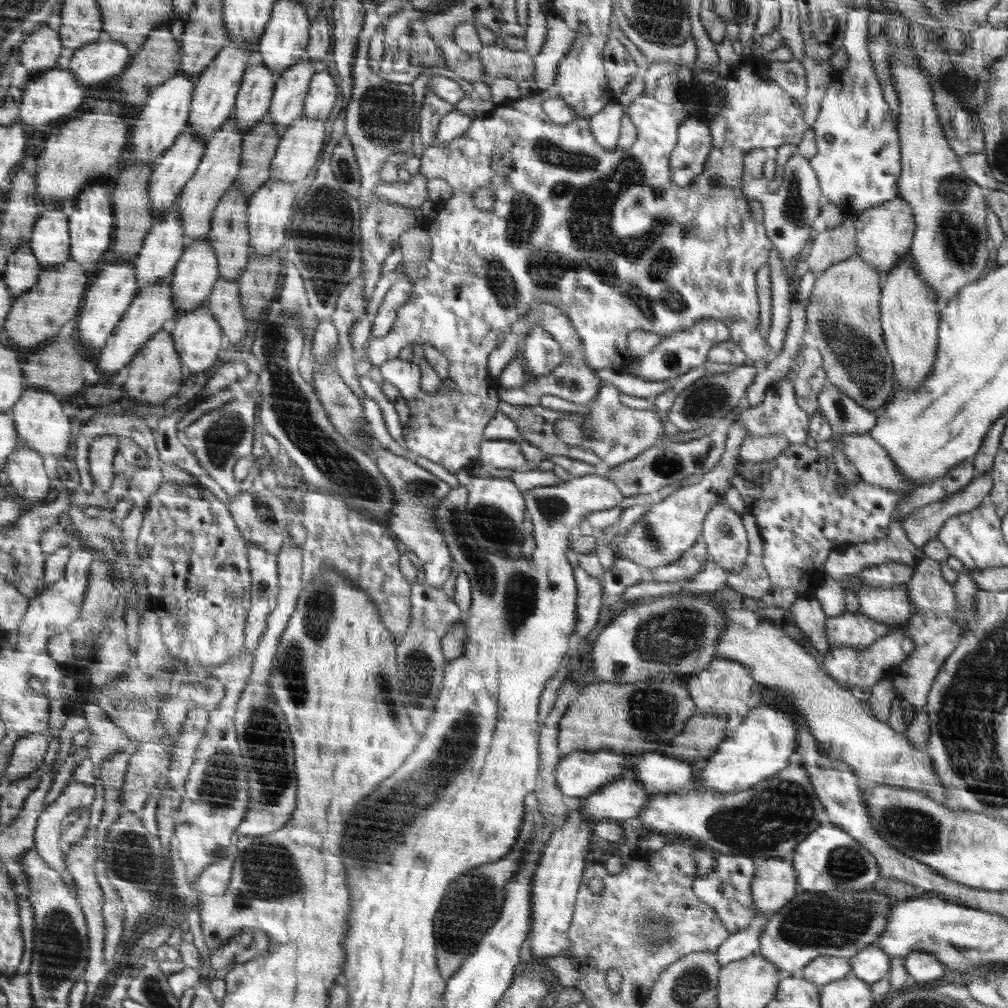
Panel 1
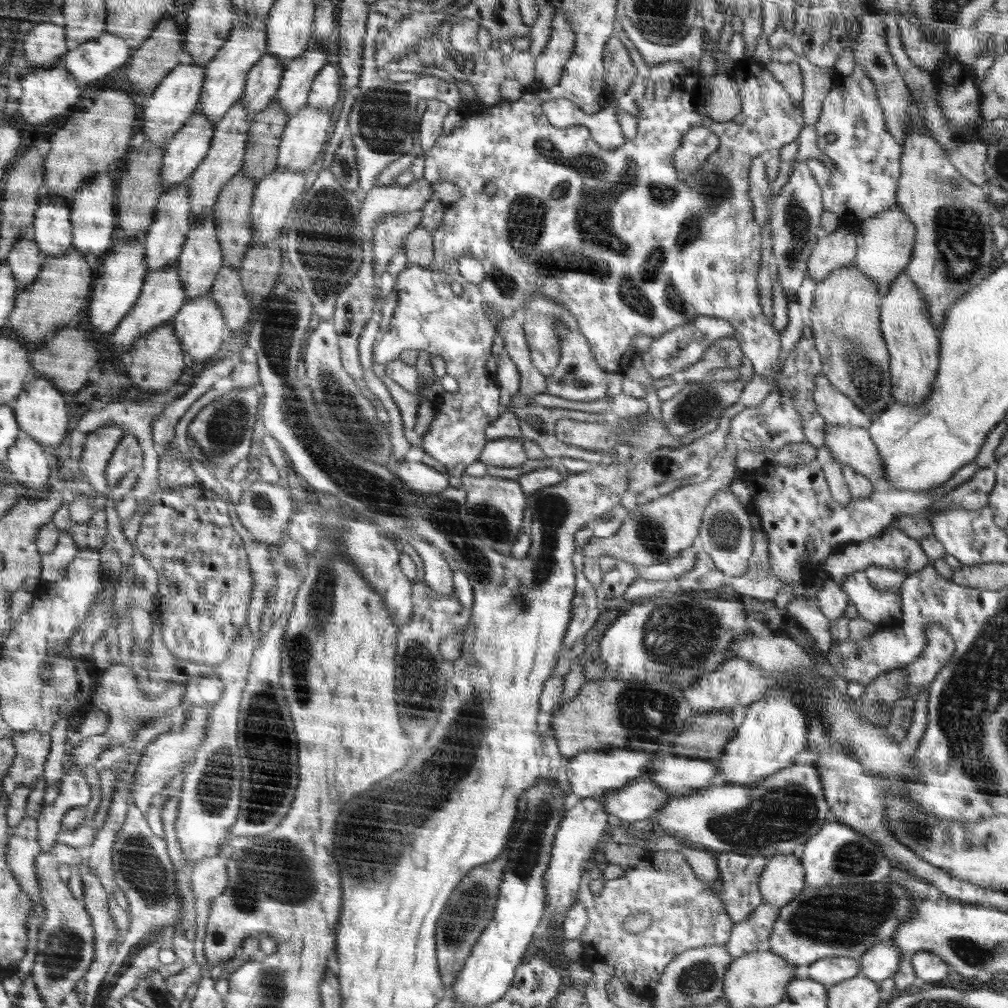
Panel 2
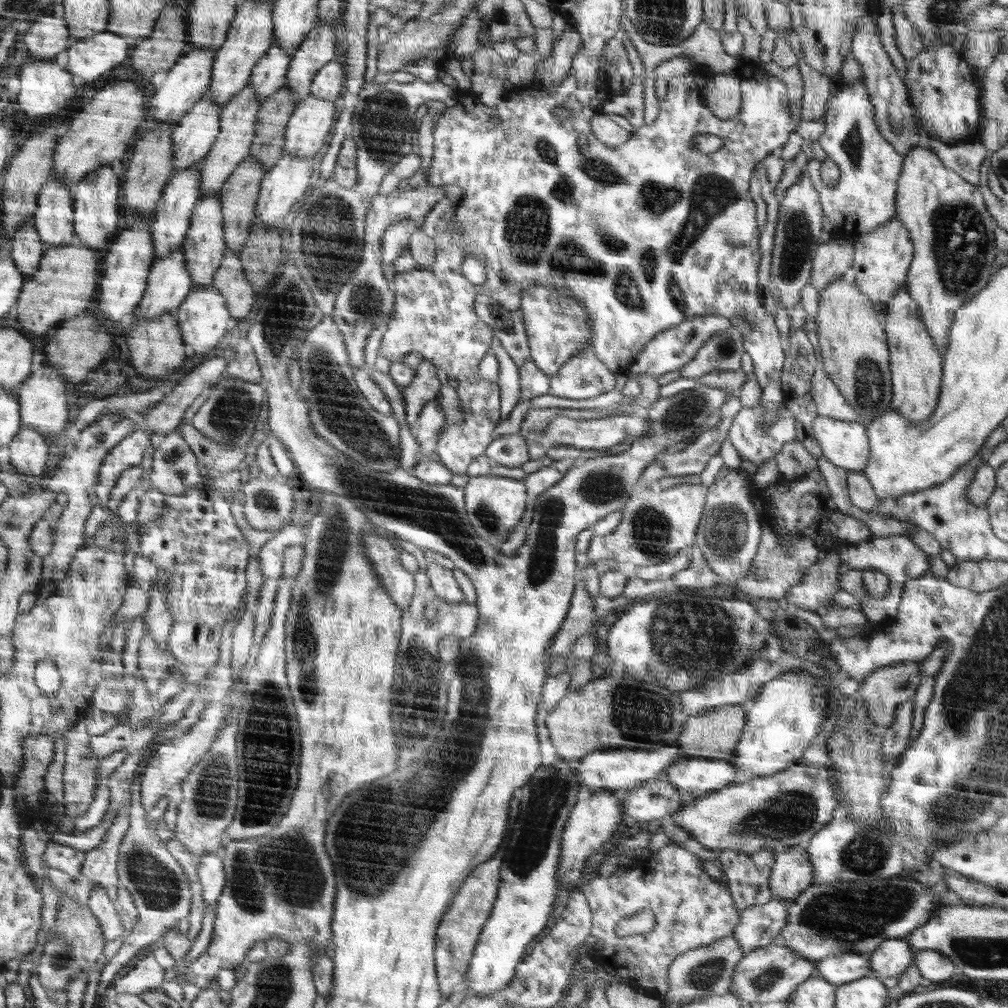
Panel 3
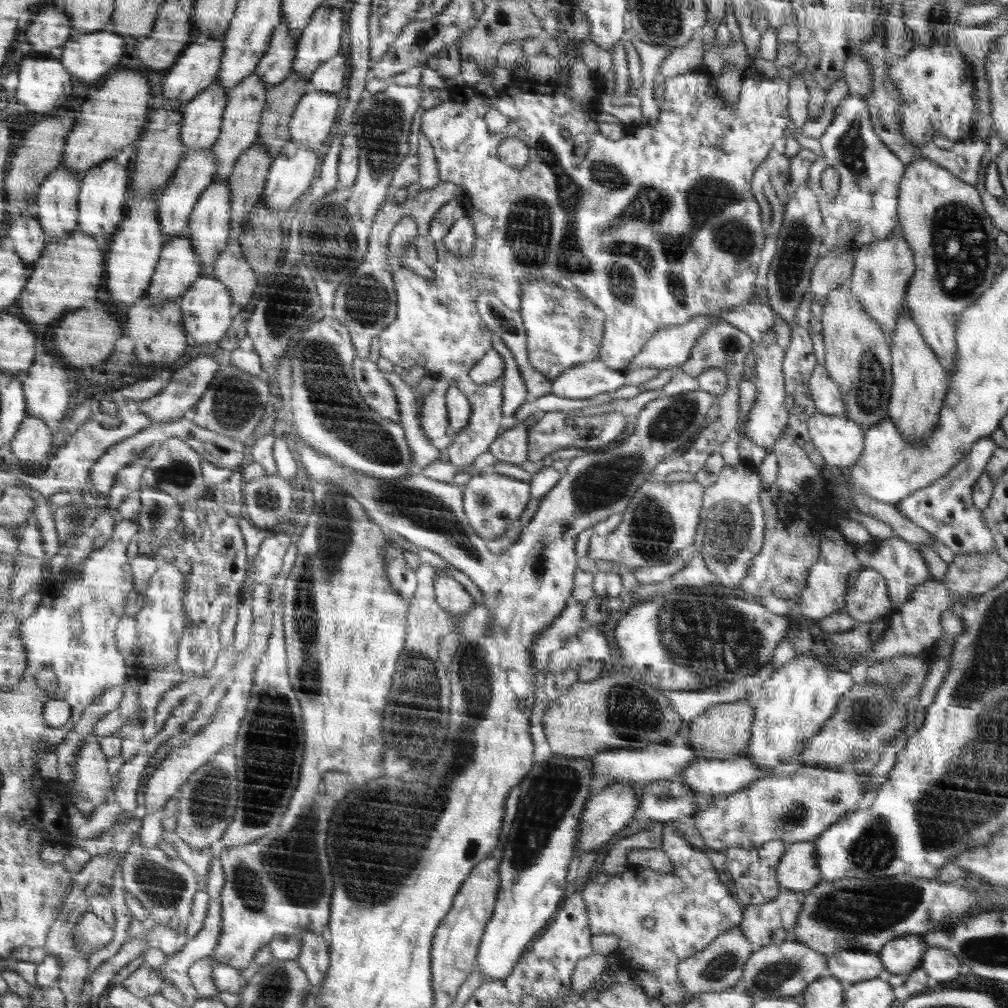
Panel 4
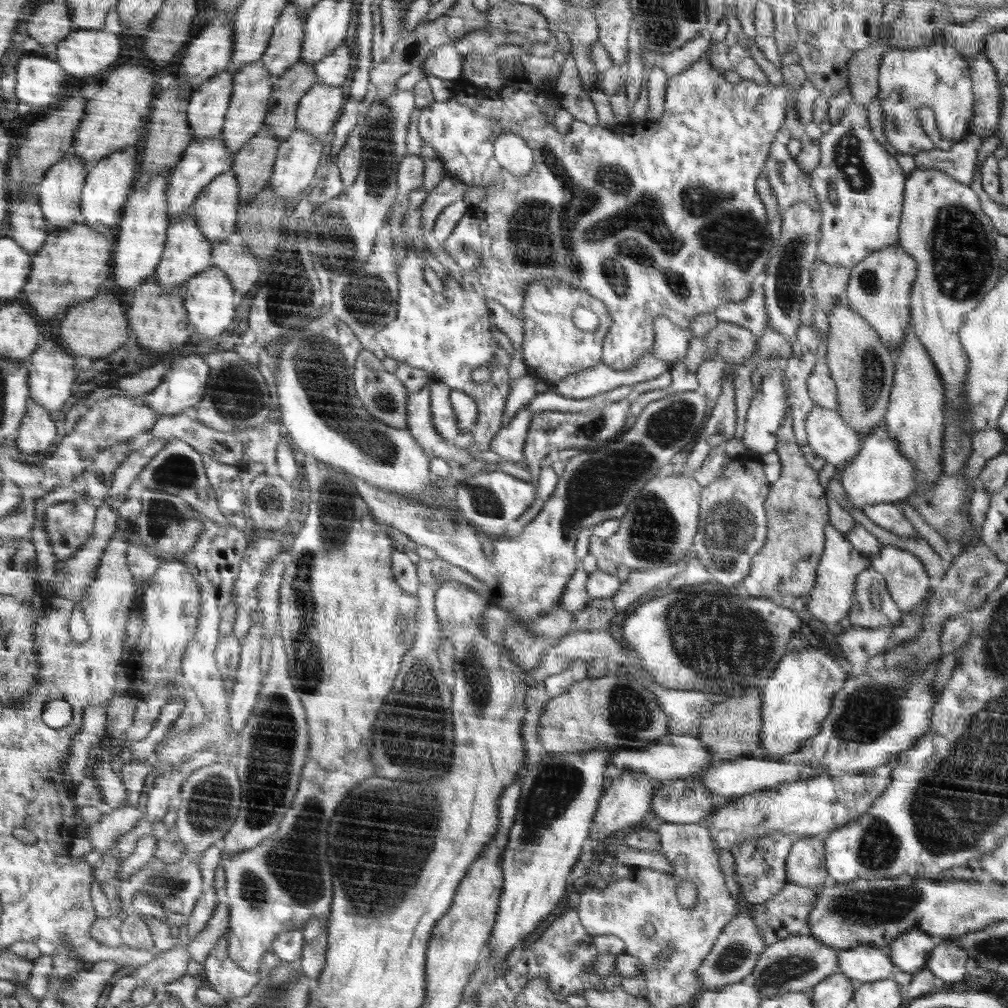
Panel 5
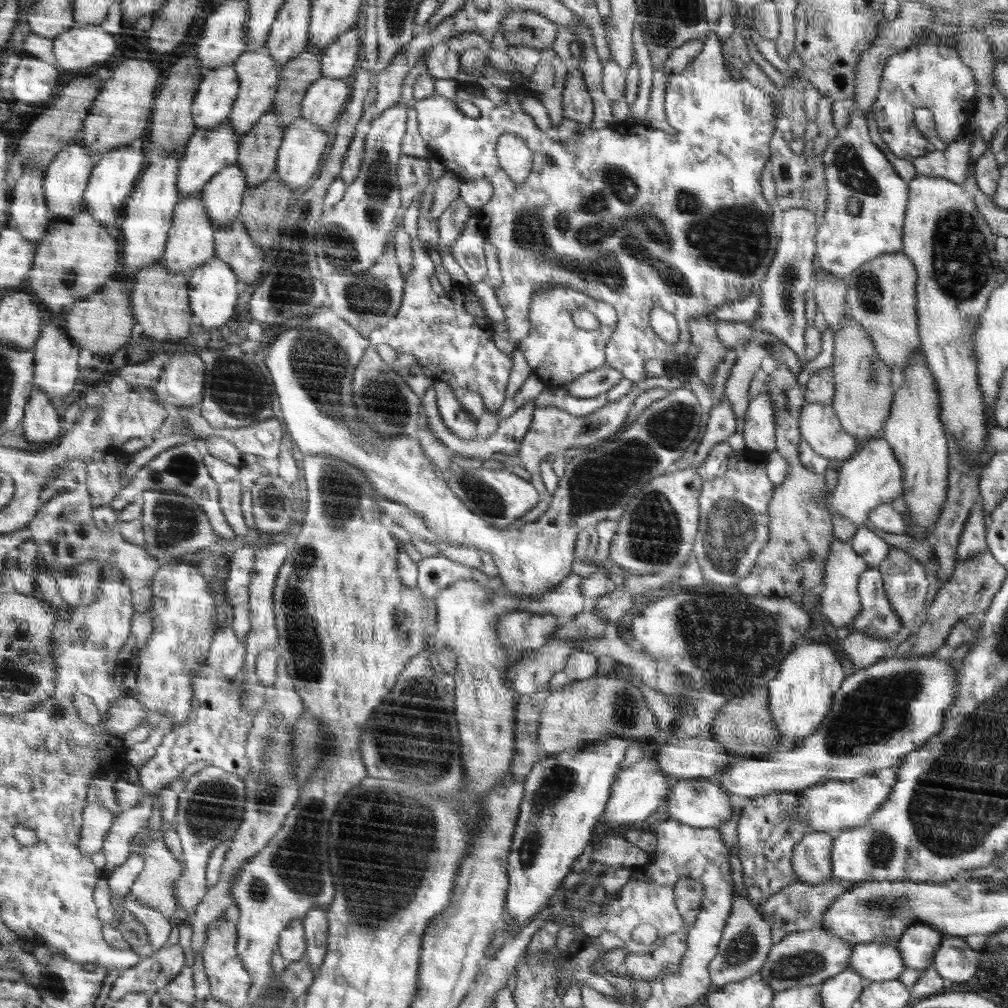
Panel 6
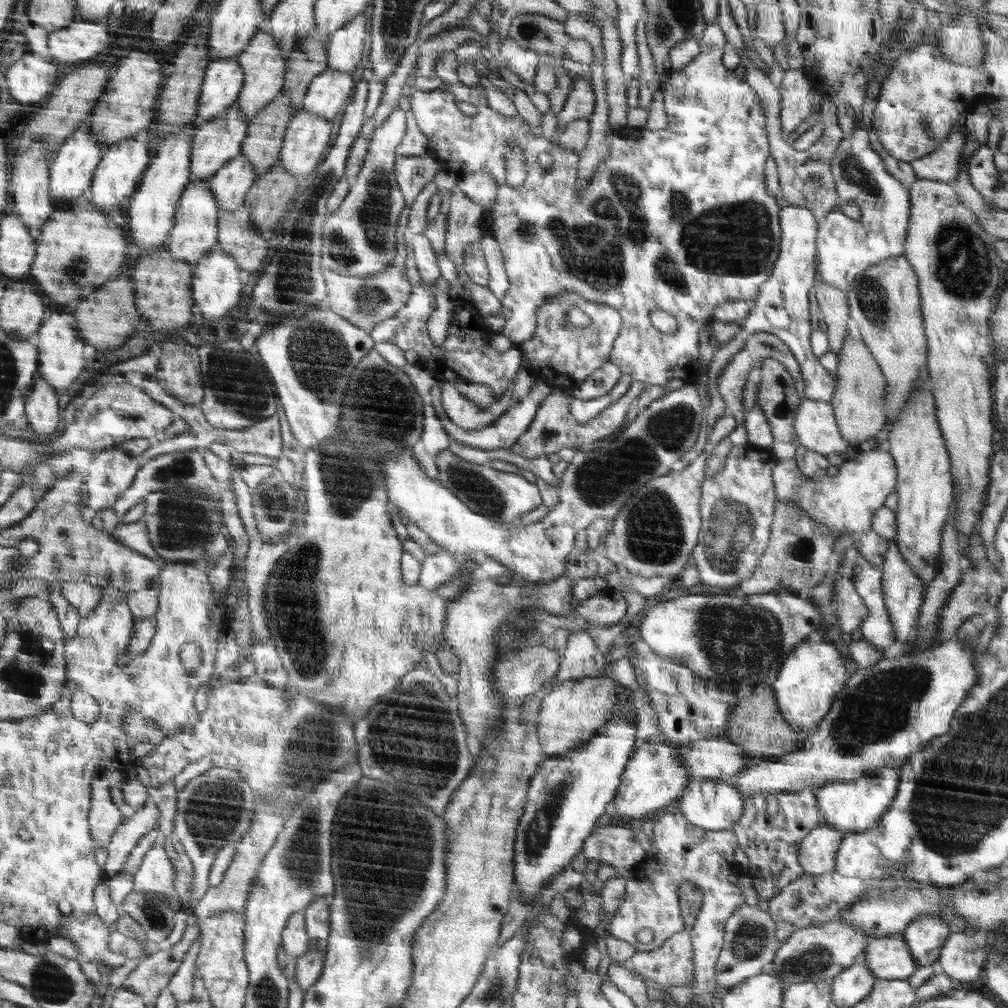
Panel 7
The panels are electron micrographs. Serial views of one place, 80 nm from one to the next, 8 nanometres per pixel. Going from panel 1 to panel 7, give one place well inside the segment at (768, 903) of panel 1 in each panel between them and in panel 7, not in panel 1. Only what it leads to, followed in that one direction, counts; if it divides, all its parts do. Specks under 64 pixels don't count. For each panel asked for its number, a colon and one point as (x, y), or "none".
2: (784, 878)
3: (791, 874)
4: (798, 871)
5: (806, 865)
6: (813, 856)
7: (818, 851)

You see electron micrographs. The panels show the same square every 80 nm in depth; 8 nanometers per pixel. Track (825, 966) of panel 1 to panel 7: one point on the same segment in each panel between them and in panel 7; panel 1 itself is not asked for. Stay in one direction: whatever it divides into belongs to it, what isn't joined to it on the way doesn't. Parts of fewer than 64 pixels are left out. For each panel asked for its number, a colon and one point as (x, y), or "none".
2: (832, 970)
3: (845, 967)
4: (849, 966)
5: (865, 964)
6: (878, 961)
7: (888, 958)

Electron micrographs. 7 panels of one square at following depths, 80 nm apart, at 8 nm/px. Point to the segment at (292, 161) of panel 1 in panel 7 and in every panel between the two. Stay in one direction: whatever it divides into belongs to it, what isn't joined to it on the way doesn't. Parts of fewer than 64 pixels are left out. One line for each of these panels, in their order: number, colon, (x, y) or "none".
2: (304, 137)
3: (313, 118)
4: (315, 115)
5: (318, 110)
6: (325, 97)
7: (327, 94)

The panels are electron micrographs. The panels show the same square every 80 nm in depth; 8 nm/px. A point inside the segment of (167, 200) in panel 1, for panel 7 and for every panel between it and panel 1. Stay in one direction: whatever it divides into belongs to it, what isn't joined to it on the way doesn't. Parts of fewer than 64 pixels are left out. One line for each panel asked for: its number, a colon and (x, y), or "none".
2: (188, 148)
3: (194, 136)
4: (202, 121)
5: (209, 103)
6: (217, 93)
7: (224, 78)

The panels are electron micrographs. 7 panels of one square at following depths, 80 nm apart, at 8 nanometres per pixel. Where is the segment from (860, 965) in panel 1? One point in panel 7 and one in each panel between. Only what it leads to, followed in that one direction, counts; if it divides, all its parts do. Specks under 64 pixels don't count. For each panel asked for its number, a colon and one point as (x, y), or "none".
2: (881, 962)
3: (891, 958)
4: (901, 956)
5: (911, 951)
6: (918, 945)
7: (925, 936)

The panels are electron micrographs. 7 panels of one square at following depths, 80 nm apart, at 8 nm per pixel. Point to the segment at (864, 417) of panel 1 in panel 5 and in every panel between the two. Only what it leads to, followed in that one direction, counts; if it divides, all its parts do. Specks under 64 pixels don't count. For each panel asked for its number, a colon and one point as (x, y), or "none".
2: (834, 407)
3: (829, 402)
4: (826, 395)
5: (822, 390)

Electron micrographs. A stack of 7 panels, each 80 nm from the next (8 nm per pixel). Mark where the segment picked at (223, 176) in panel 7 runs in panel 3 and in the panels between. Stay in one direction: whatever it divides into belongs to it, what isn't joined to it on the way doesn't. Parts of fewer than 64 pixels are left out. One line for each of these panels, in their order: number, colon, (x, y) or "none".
3: (204, 246)
4: (209, 227)
5: (217, 208)
6: (223, 196)

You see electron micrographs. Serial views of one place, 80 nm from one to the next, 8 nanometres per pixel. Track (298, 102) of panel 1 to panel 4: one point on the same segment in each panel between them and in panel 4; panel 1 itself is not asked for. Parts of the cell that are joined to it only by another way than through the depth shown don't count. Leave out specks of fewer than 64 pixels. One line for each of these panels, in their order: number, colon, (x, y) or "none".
2: (300, 73)
3: (317, 50)
4: (318, 42)

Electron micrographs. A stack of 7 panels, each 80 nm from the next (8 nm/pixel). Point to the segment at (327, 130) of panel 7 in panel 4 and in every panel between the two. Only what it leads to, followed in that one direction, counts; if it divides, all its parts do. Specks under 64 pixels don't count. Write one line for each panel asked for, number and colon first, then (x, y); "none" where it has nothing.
4: (295, 166)
5: (298, 158)
6: (303, 144)

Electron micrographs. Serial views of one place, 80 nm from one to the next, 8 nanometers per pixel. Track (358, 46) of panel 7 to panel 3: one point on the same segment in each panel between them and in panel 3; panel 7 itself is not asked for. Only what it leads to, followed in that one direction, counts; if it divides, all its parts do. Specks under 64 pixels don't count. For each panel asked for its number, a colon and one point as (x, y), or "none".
3: (327, 84)
4: (329, 77)
5: (332, 70)
6: (338, 60)

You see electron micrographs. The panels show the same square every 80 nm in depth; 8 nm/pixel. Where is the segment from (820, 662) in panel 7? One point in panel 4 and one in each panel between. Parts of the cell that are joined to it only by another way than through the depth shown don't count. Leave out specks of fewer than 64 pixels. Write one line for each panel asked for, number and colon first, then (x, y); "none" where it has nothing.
4: (798, 698)
5: (798, 696)
6: (801, 695)

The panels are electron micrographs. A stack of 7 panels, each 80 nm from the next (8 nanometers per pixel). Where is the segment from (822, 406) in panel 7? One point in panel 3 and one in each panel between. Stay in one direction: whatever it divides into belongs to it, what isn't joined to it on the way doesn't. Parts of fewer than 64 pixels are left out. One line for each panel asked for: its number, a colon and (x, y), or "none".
3: (846, 444)
4: (840, 440)
5: (829, 435)
6: (819, 425)

